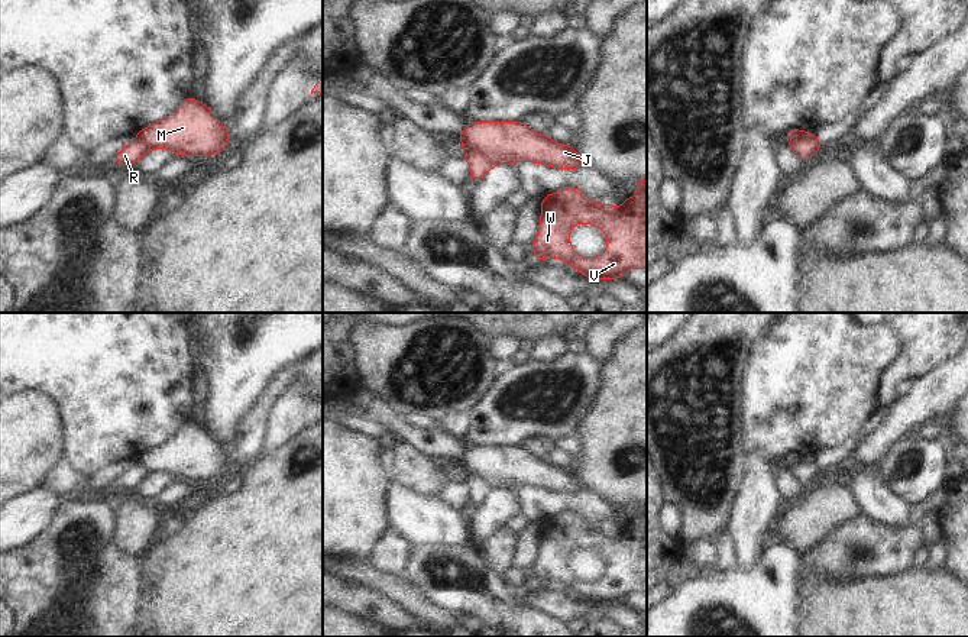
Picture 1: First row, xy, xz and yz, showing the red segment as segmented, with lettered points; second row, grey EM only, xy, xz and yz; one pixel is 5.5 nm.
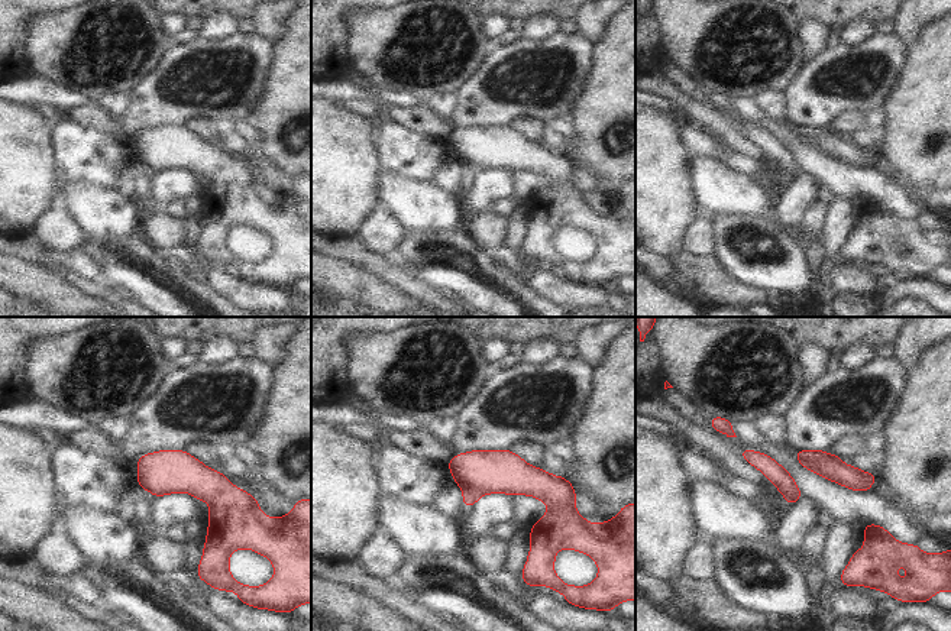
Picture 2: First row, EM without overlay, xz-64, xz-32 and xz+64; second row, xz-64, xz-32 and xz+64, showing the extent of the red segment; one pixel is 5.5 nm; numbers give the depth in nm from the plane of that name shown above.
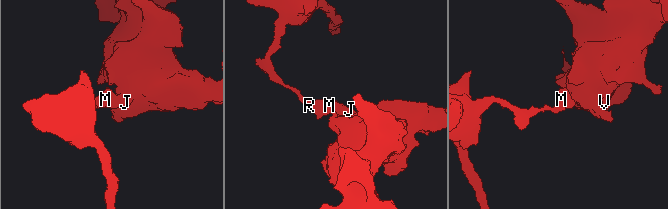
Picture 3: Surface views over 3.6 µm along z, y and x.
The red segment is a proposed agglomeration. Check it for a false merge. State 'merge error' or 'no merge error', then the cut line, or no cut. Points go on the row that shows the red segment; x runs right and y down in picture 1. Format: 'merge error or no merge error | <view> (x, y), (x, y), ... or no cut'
merge error | xz (459, 136), (466, 146), (482, 154), (492, 164)

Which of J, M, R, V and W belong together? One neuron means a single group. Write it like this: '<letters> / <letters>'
J M V W / R

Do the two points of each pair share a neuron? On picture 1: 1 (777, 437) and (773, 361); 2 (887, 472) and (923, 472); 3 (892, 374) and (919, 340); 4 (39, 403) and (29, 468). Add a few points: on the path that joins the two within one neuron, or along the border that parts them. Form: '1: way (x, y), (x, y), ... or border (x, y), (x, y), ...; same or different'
1: way (796, 419), (805, 410), (803, 391), (792, 380); same
2: way (896, 472), (915, 474); same
3: way (900, 368), (919, 349); same
4: way (35, 419), (29, 427), (29, 452); same

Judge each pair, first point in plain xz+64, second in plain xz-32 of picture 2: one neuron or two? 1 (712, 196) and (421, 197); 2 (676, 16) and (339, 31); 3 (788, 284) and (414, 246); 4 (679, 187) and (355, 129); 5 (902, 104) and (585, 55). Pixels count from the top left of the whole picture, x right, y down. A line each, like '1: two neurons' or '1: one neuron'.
1: one neuron
2: two neurons
3: one neuron
4: one neuron
5: two neurons

